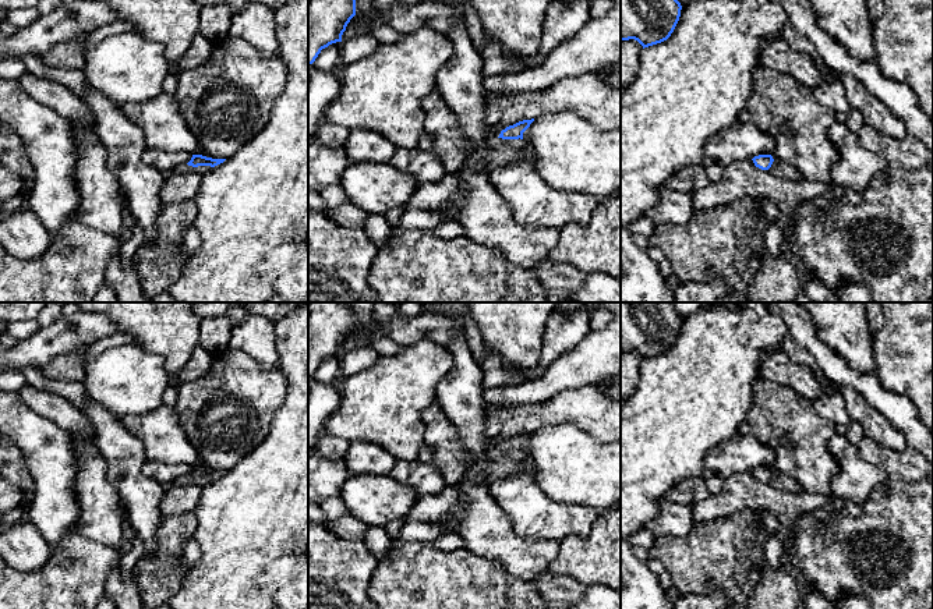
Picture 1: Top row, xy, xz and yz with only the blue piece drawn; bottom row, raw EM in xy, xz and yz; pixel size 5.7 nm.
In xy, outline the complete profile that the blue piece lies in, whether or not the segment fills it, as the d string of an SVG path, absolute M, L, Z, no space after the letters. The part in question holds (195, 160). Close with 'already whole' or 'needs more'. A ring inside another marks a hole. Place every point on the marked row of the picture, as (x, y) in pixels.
M192 155L191 160L187 164L177 167L174 171L195 171L204 176L212 167L223 163L226 159L212 159L202 155Z | needs more

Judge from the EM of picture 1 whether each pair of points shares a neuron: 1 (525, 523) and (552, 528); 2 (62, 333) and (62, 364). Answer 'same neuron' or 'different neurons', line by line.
1: same neuron
2: different neurons

